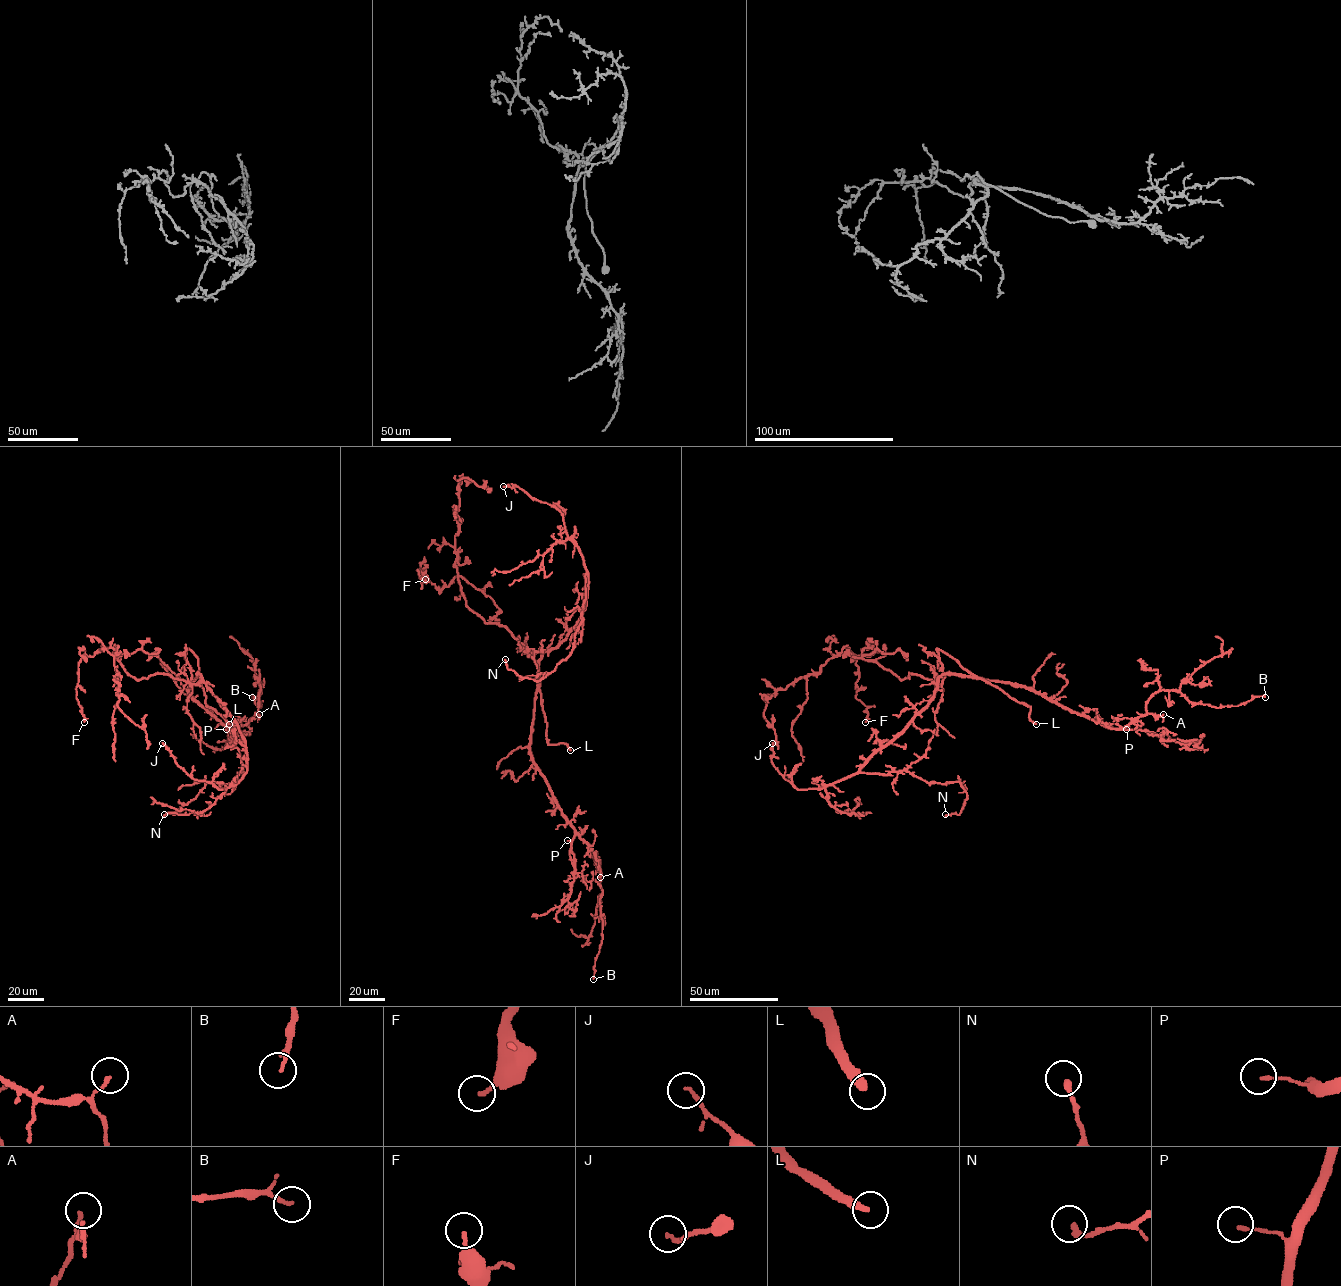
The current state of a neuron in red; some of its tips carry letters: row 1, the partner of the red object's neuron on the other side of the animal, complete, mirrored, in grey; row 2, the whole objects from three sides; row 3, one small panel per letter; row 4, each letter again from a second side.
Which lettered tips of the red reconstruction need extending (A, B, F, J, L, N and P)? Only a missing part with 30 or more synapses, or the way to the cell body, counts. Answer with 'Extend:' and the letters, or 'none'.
Extend: L

